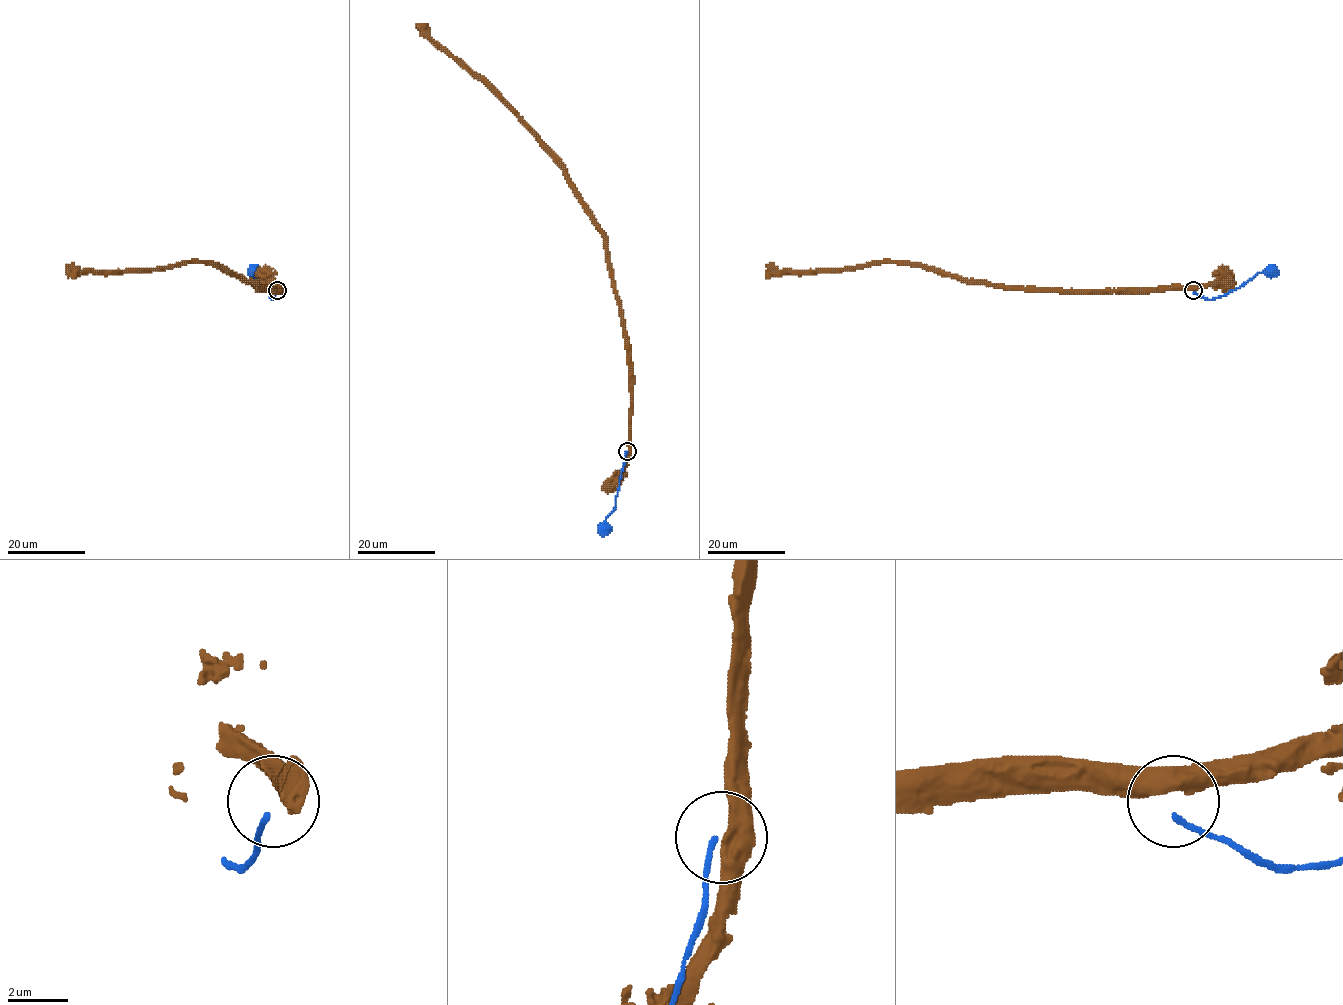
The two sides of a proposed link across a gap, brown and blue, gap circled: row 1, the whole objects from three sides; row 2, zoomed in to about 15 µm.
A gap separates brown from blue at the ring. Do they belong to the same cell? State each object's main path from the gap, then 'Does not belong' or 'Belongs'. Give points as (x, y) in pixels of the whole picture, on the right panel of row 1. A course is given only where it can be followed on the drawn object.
Course of brown: (1194, 289), (1043, 290), (965, 281), (926, 266), (900, 263), (806, 271), (776, 271), (766, 264). Course of blue: (1194, 292), (1214, 299), (1240, 287), (1259, 272), (1274, 274), (1273, 271). Does not belong

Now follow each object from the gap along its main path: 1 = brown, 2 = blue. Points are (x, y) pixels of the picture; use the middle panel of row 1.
1: (627, 452), (629, 341), (615, 287), (606, 236), (564, 166), (480, 79), (444, 52), (416, 24)
2: (626, 452), (615, 509), (607, 517), (603, 531)

